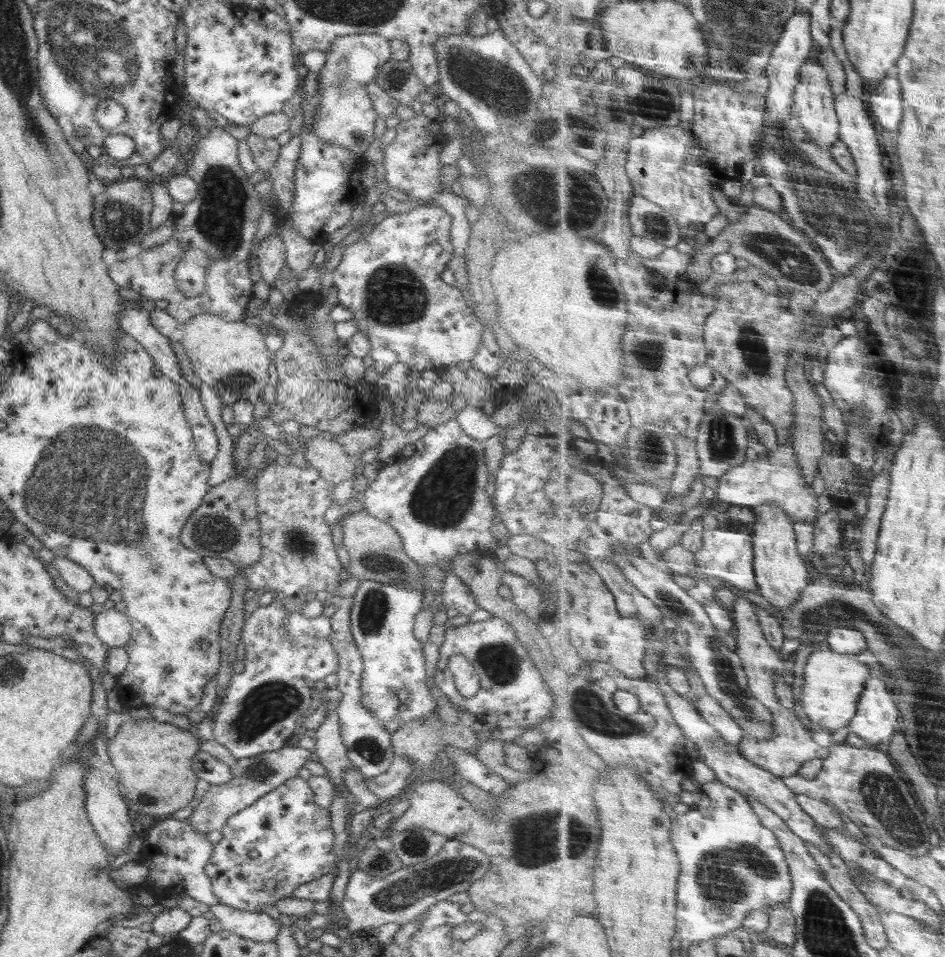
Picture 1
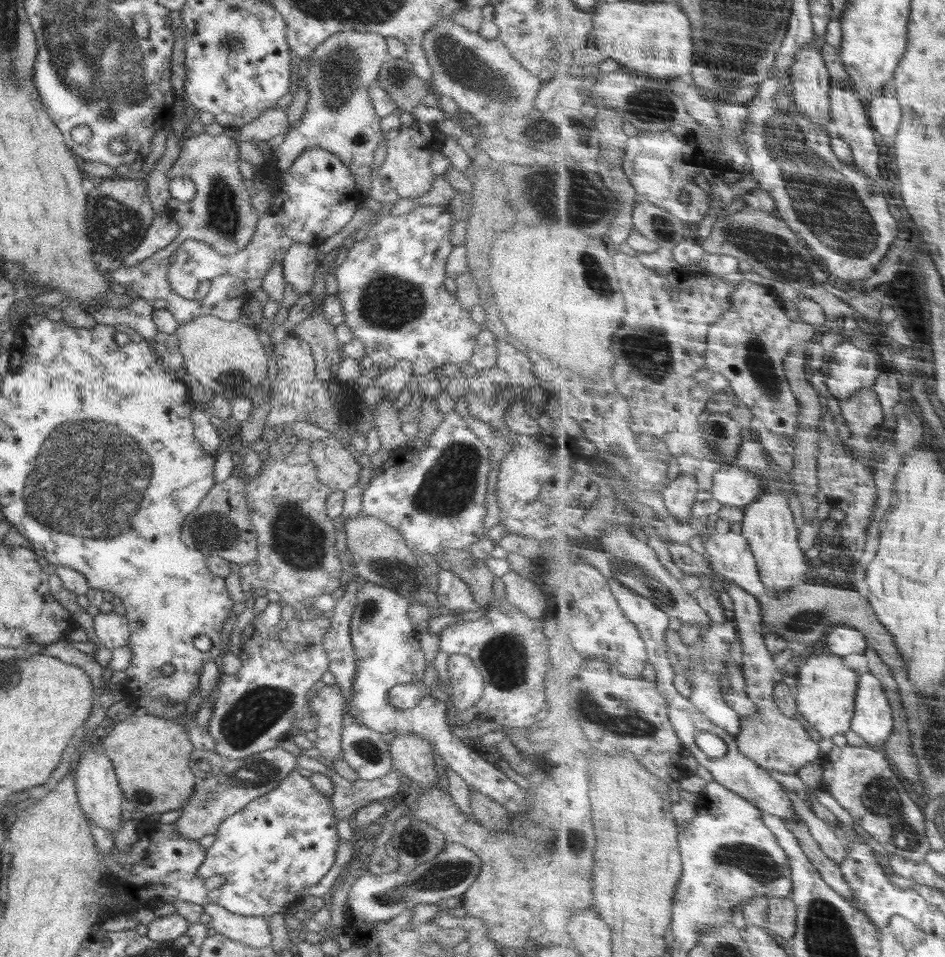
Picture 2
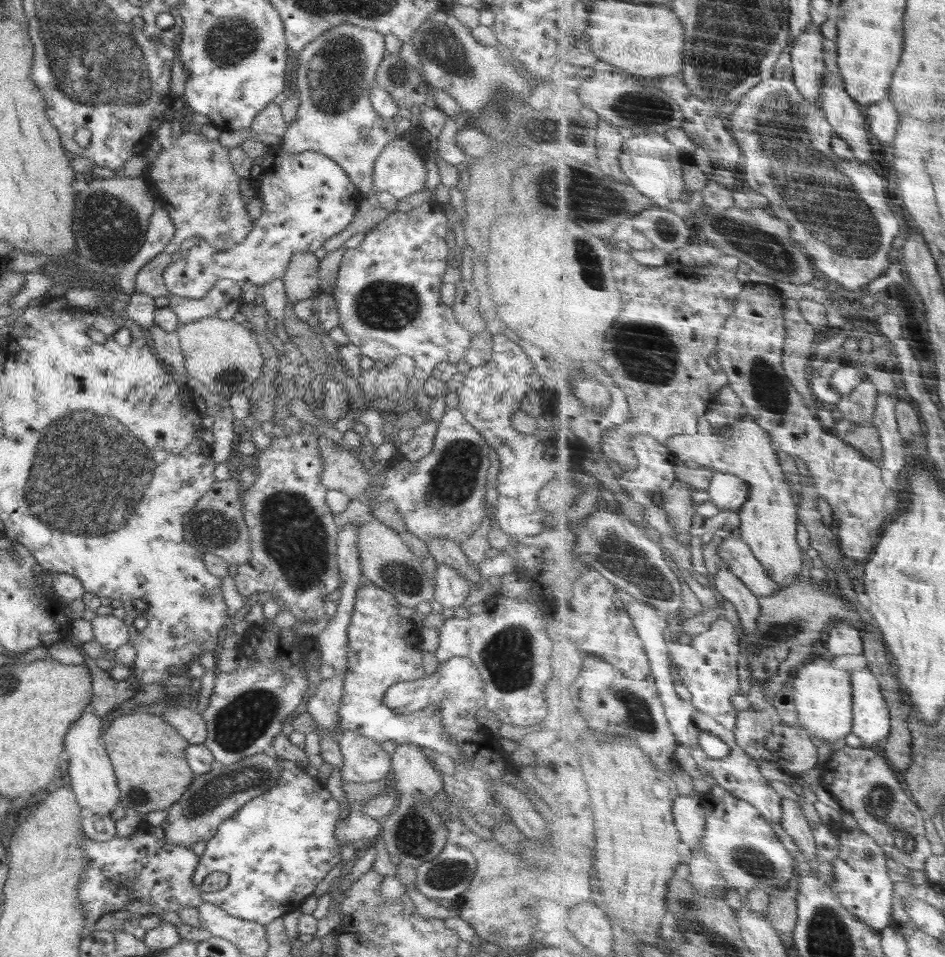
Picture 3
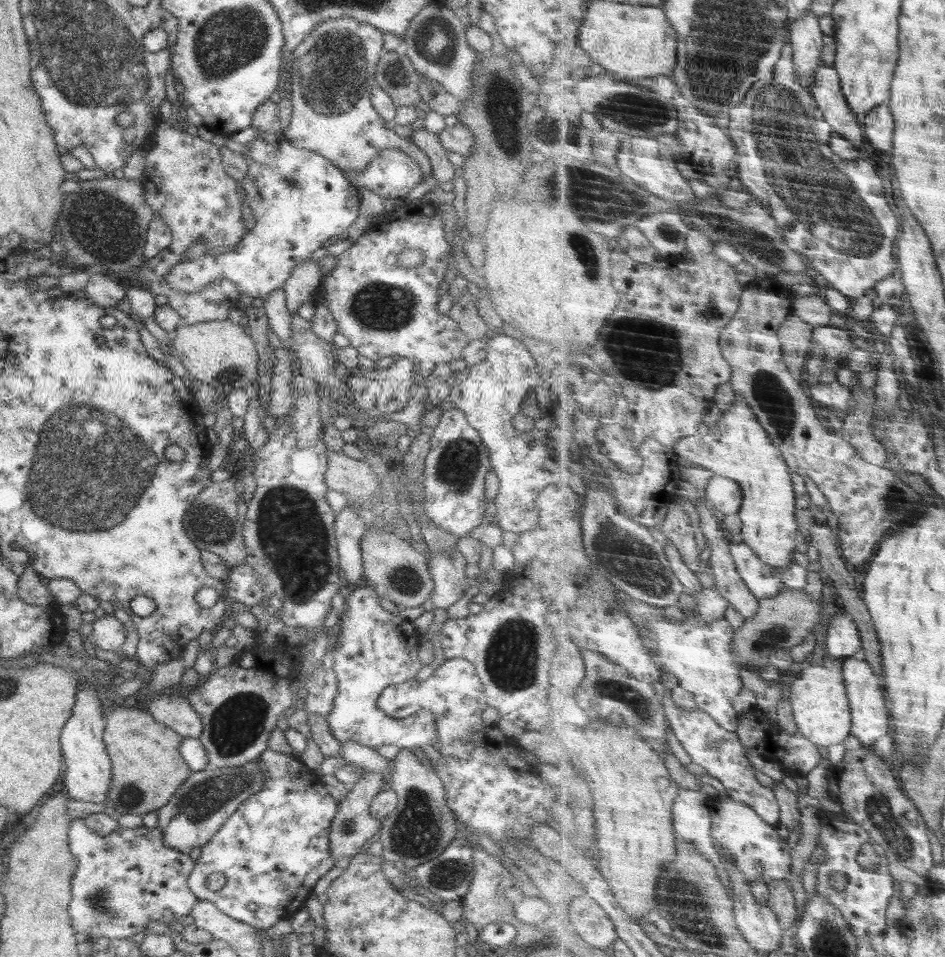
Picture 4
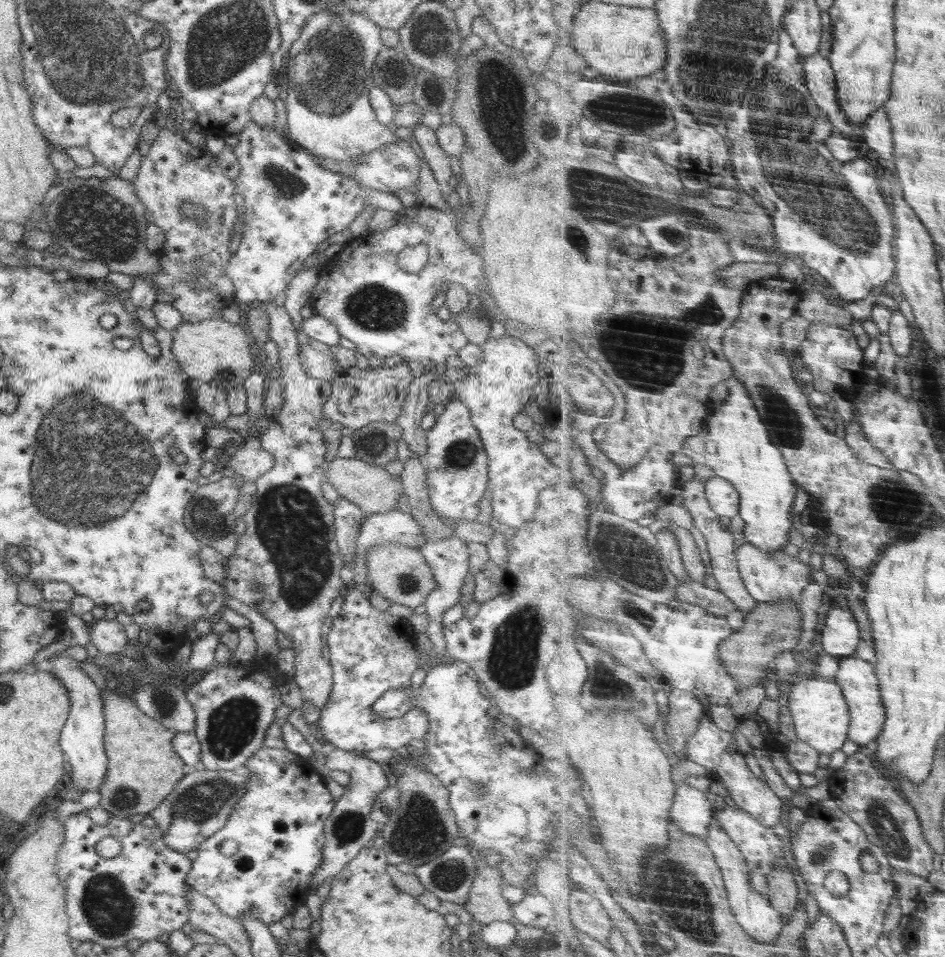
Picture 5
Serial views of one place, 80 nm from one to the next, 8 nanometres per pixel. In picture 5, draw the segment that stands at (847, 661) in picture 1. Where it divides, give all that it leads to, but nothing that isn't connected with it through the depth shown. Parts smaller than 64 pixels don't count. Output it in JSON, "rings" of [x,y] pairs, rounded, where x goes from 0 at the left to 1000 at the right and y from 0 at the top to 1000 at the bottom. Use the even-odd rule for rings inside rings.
{"rings":[[[861,702],[854,711],[838,717],[837,725],[831,734],[838,744],[846,773],[856,775],[869,787],[878,789],[891,783],[898,774],[901,738],[896,725],[893,724],[885,707],[871,707],[868,703]]]}

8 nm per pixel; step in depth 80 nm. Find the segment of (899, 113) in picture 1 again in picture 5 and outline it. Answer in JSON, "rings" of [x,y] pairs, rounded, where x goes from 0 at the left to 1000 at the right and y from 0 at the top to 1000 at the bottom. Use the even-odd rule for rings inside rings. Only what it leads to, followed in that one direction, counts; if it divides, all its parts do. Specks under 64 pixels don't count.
{"rings":[[[933,113],[911,133],[911,140],[920,154],[933,165],[946,165],[946,142],[940,117]]]}

